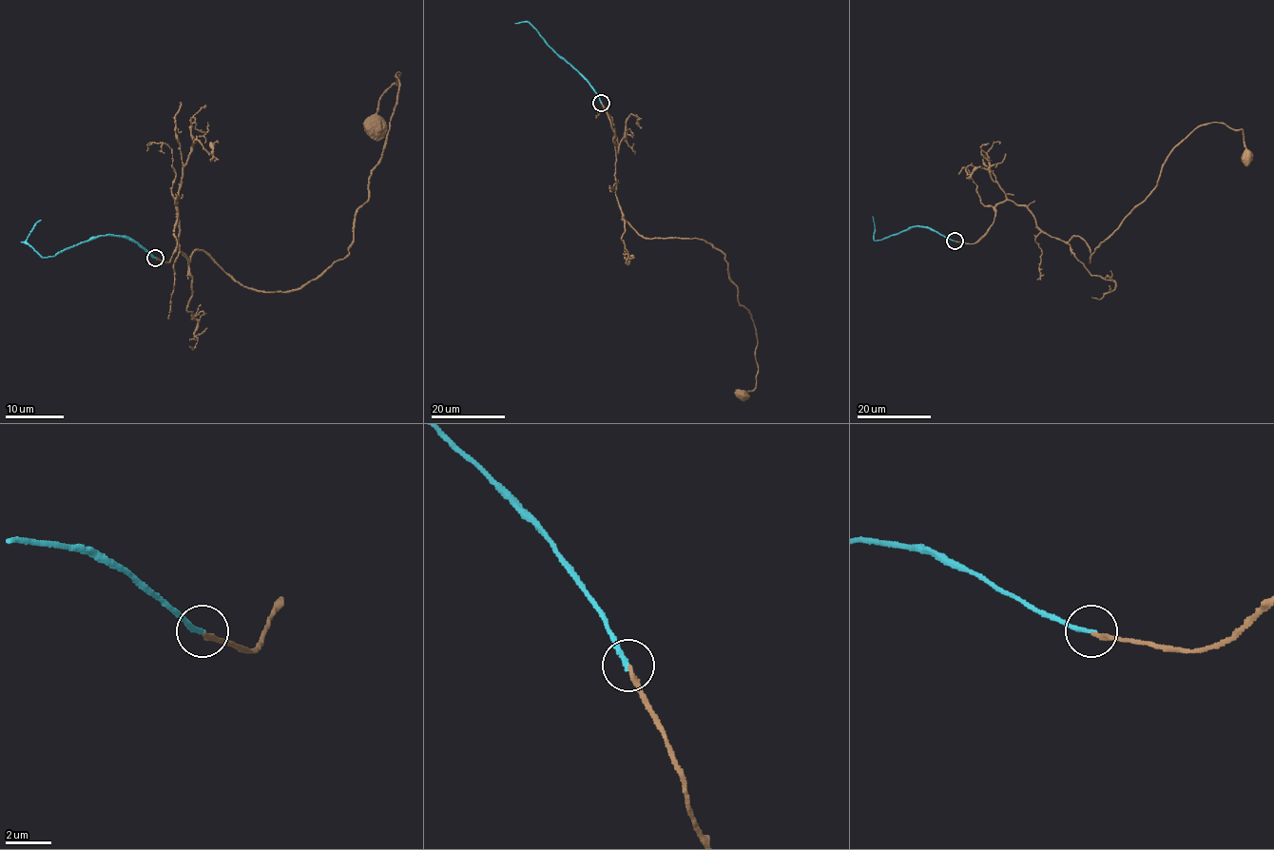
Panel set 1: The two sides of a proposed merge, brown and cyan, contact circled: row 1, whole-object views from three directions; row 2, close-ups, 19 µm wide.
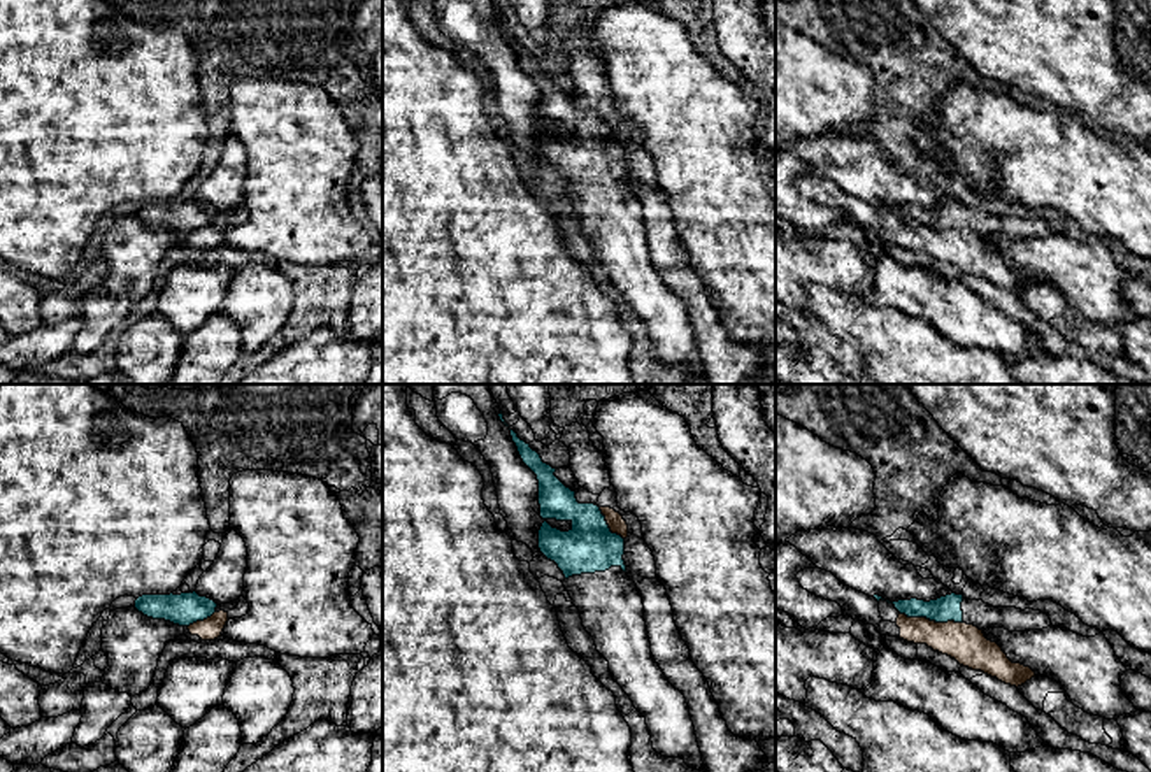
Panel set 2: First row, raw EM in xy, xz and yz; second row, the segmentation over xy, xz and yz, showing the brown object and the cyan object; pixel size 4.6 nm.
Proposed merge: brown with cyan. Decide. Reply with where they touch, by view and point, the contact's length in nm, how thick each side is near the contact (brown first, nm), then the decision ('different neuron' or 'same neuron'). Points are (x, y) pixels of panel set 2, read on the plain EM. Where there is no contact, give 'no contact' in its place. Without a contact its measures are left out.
meets brown in yz at (932, 228); contact 300 nm long; 180 nm thick on the brown side, 120 nm on the other; different neuron

